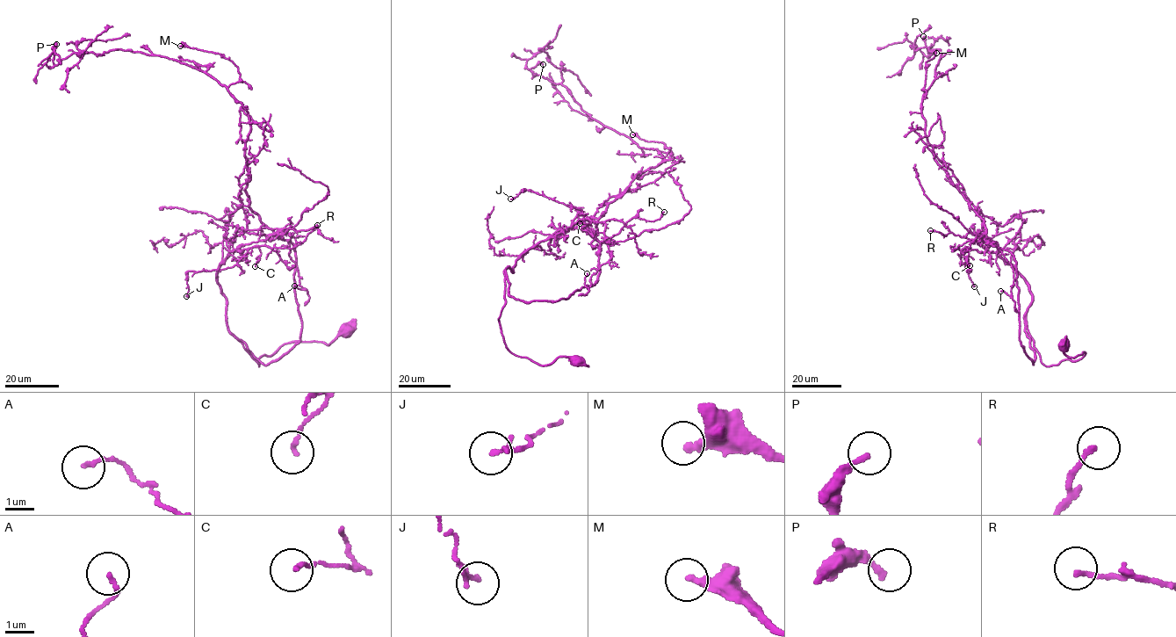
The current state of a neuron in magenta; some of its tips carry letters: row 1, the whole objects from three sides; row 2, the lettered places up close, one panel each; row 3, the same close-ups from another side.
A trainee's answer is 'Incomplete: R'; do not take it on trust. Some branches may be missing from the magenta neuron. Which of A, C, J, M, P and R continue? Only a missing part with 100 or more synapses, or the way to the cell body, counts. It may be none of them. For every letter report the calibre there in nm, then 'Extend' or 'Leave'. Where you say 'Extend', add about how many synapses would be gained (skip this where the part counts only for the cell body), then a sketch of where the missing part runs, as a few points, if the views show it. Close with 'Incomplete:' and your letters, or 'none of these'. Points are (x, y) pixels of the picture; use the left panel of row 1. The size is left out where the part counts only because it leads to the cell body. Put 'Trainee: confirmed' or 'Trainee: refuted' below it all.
A: Thickness 140 nm. Leave
C: Thickness 140 nm. Leave
J: Thickness 160 nm. Leave
M: Thickness 280 nm. Leave
P: Thickness 200 nm. Leave
R: Thickness 170 nm. Leave
Incomplete: none of these
Trainee: refuted

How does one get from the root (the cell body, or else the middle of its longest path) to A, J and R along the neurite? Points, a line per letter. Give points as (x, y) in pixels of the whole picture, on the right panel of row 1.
A: (1064, 345), (1085, 352), (1041, 361), (1028, 284), (983, 238), (1012, 267), (1012, 297), (1000, 291)
J: (1064, 345), (1069, 357), (1085, 352), (1041, 361), (1027, 327), (1029, 286), (996, 252), (961, 252), (974, 286)
R: (1064, 345), (1069, 357), (1085, 352), (1043, 365), (1024, 278), (981, 239), (930, 230)

